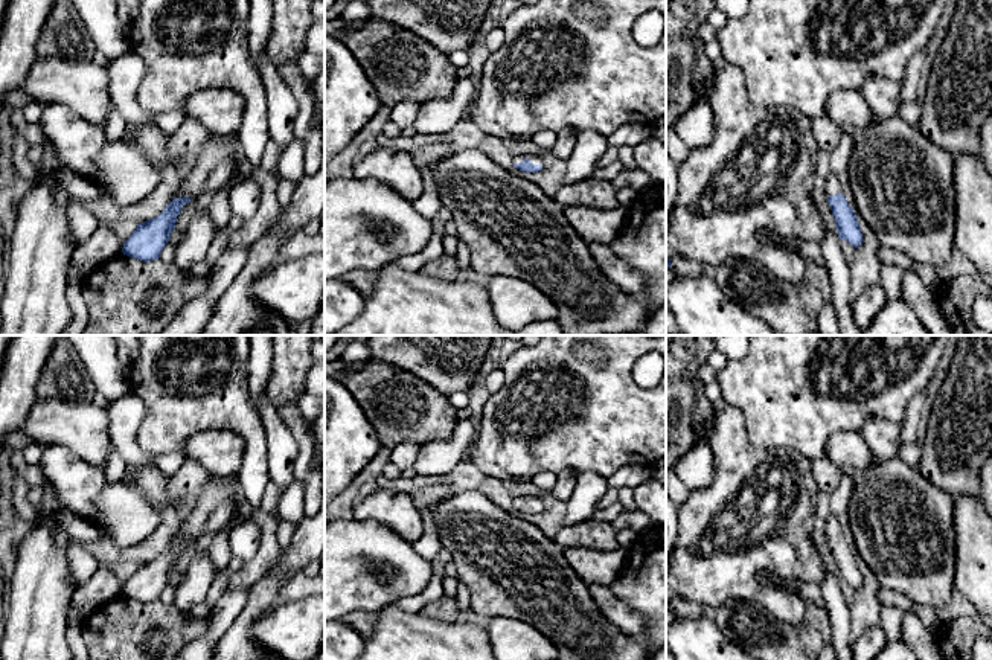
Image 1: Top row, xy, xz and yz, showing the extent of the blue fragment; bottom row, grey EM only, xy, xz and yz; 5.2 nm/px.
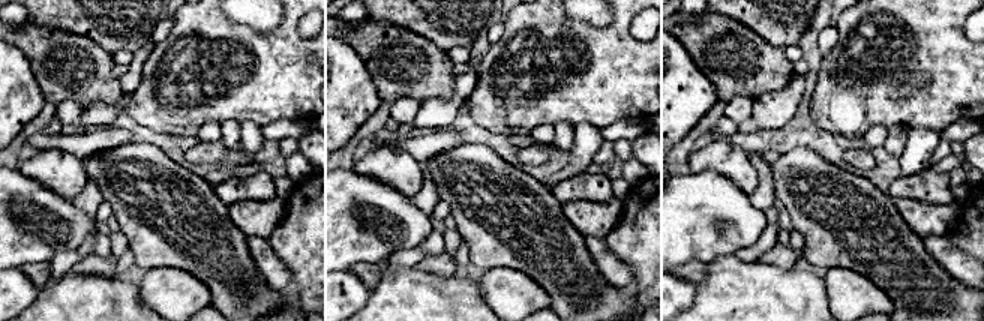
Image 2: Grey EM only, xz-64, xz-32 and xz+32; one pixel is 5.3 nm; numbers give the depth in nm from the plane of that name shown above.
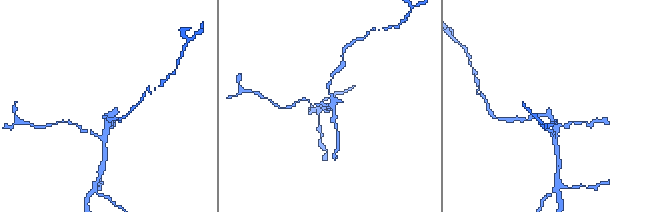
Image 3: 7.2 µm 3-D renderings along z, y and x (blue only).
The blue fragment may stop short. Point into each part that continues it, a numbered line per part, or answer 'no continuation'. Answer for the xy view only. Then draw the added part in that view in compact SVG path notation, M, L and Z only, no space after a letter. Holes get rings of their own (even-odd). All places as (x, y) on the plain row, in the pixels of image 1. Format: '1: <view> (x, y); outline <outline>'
1: xy (215, 506); outline M207 485L184 526L177 530L174 538L198 541L206 533L224 529L236 512L241 512L241 509L227 485Z

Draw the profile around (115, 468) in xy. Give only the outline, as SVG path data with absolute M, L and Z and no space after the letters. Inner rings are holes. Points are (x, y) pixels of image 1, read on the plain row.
M111 444L107 463L104 466L108 483L117 483L122 479L125 479L126 466L128 465L125 463L125 460L120 457L117 450Z

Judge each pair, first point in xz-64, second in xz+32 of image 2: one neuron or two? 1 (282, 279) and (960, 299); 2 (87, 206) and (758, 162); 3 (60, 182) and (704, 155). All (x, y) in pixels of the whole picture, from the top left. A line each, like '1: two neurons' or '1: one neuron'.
1: two neurons
2: one neuron
3: one neuron

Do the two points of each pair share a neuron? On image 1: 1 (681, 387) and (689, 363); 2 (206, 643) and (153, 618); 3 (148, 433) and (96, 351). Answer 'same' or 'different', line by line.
1: same
2: different
3: different

